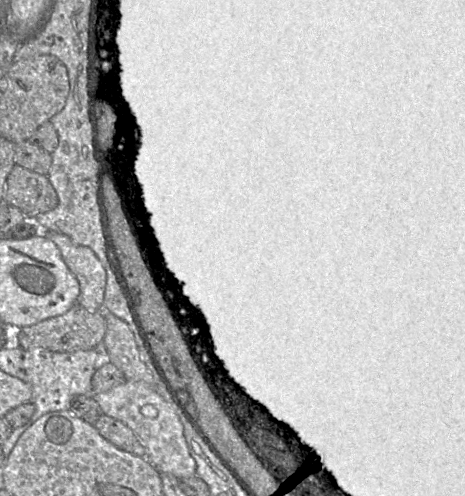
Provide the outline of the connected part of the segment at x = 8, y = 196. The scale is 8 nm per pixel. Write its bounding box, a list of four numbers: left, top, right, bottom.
[3,165,58,221]

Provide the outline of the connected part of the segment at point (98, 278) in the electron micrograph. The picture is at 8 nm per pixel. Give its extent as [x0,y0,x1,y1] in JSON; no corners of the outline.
[42,231,106,312]

